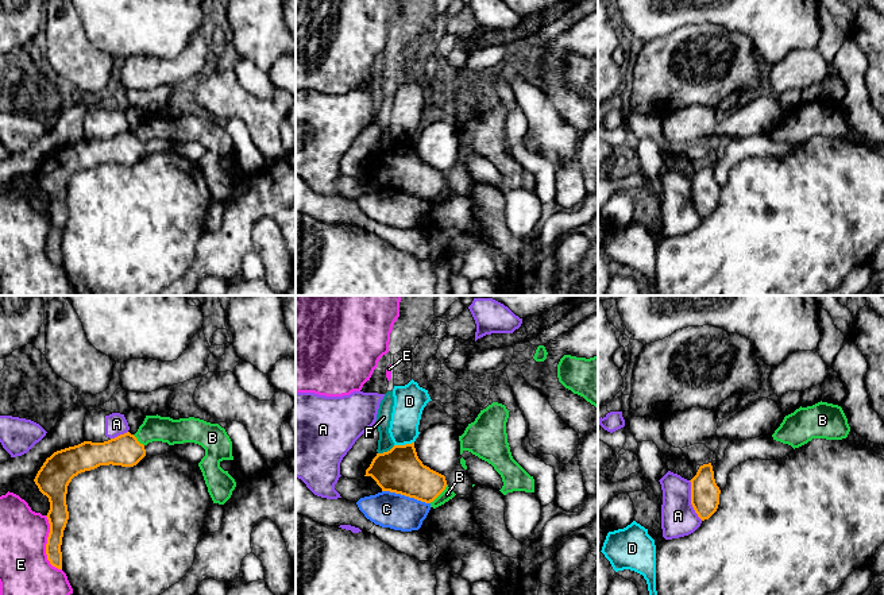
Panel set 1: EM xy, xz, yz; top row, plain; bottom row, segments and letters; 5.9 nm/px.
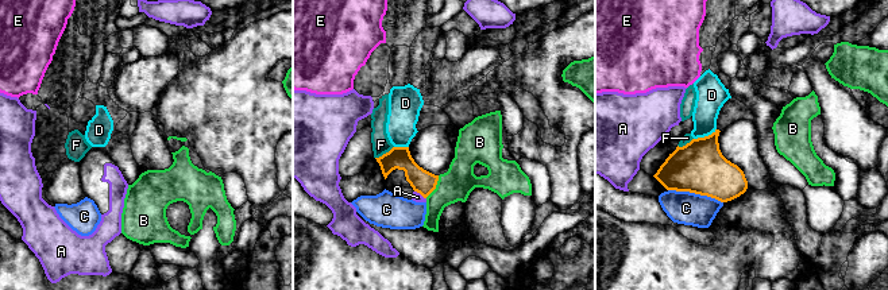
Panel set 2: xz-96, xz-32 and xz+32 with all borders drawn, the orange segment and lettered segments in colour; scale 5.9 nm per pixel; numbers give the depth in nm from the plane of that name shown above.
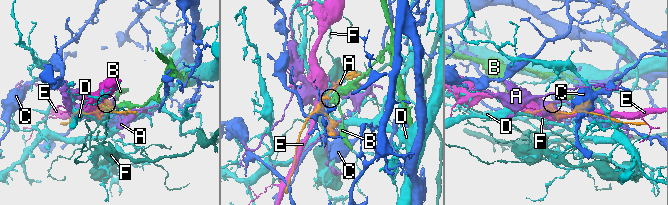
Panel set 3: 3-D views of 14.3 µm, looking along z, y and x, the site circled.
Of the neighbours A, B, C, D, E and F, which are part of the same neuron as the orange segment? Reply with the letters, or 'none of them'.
none of them

